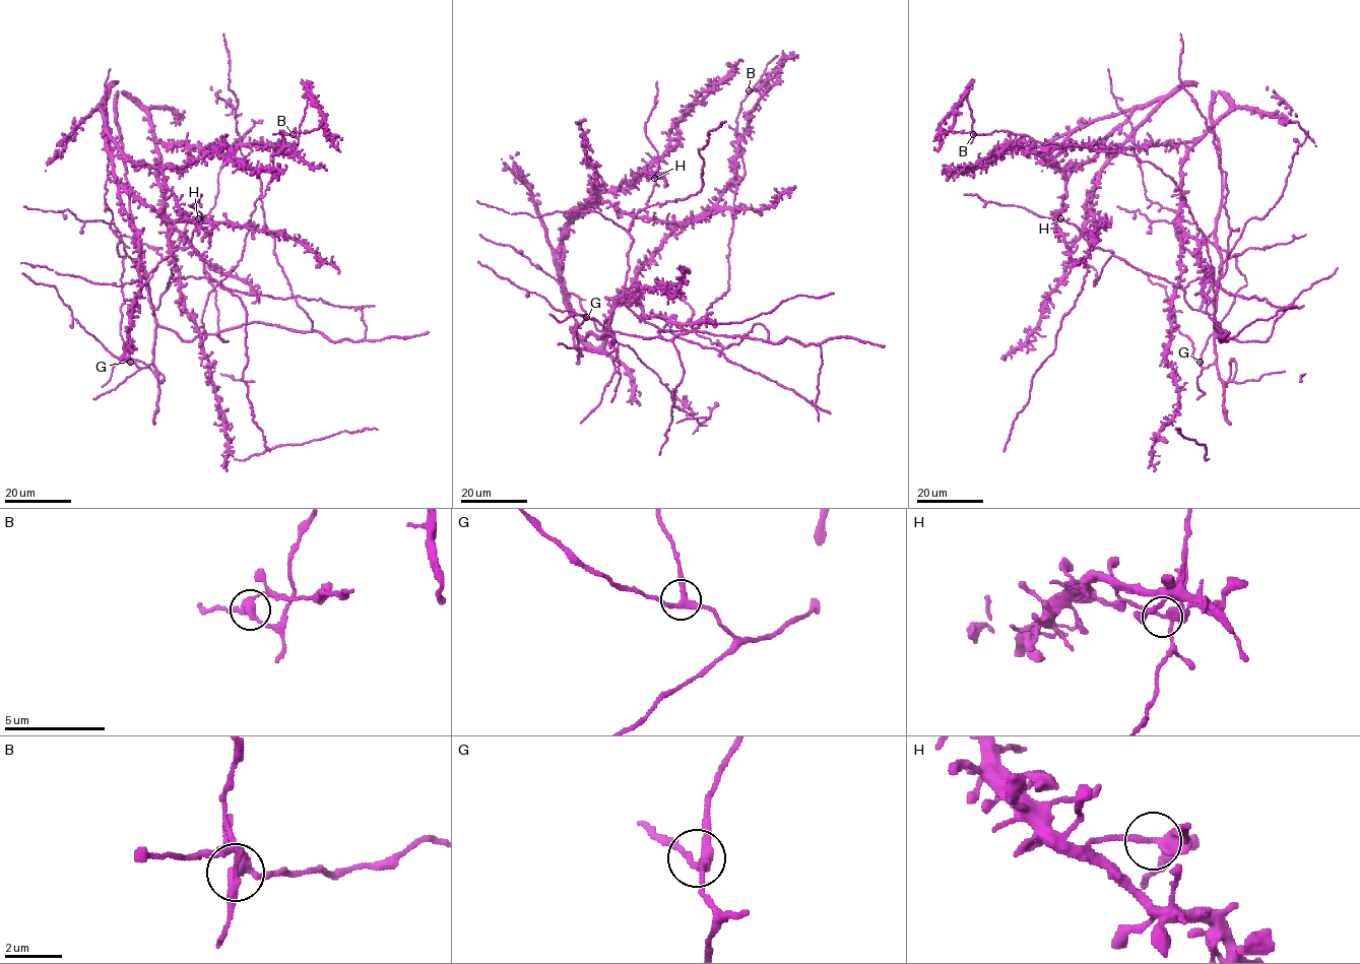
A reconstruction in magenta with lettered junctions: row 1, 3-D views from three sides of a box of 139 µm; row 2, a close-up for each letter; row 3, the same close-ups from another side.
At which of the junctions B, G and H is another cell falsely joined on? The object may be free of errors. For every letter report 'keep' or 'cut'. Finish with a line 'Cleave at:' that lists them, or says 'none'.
B: cut
G: keep
H: keep
Cleave at: B

